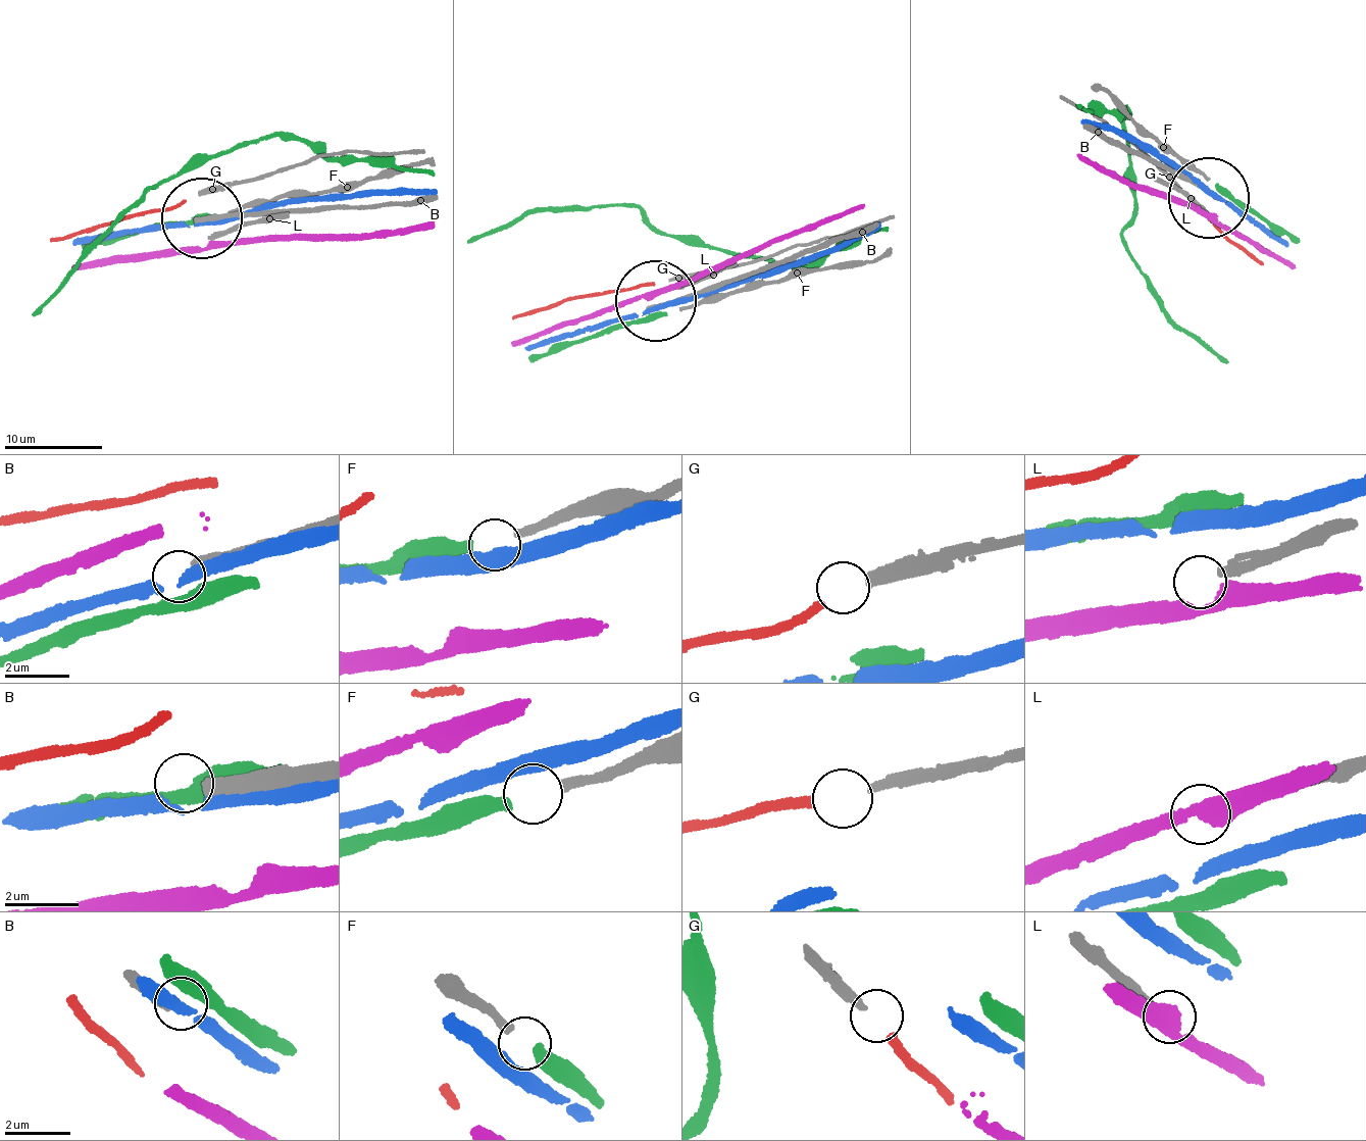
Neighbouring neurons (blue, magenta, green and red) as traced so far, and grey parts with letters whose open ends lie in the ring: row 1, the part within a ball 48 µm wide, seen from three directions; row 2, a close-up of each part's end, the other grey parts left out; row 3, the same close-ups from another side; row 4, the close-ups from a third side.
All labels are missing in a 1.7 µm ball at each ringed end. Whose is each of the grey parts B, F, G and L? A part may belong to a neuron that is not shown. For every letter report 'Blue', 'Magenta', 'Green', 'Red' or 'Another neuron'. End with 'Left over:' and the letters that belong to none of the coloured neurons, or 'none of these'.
B: Another neuron
F: Green
G: Red
L: Another neuron
Left over: B, L

